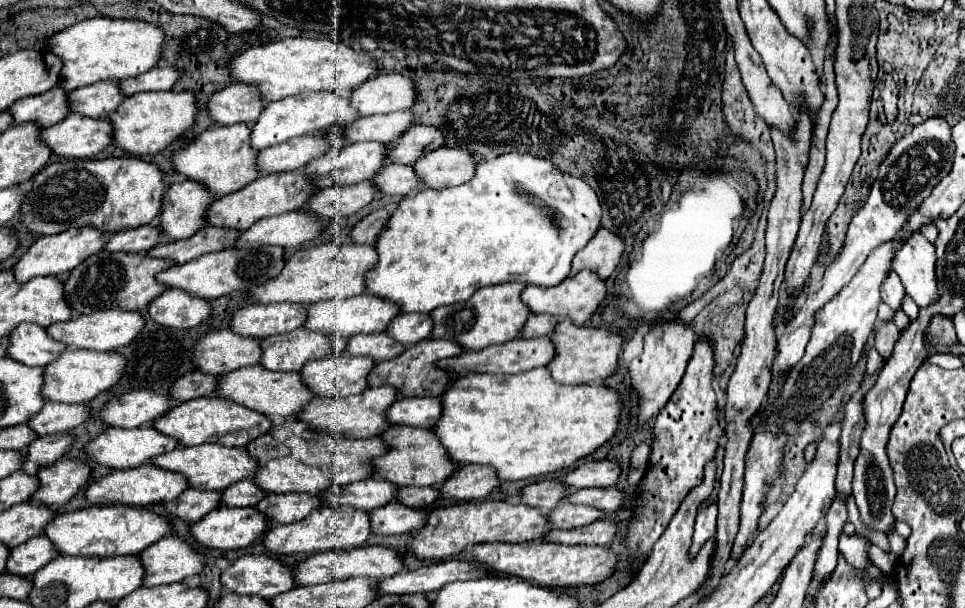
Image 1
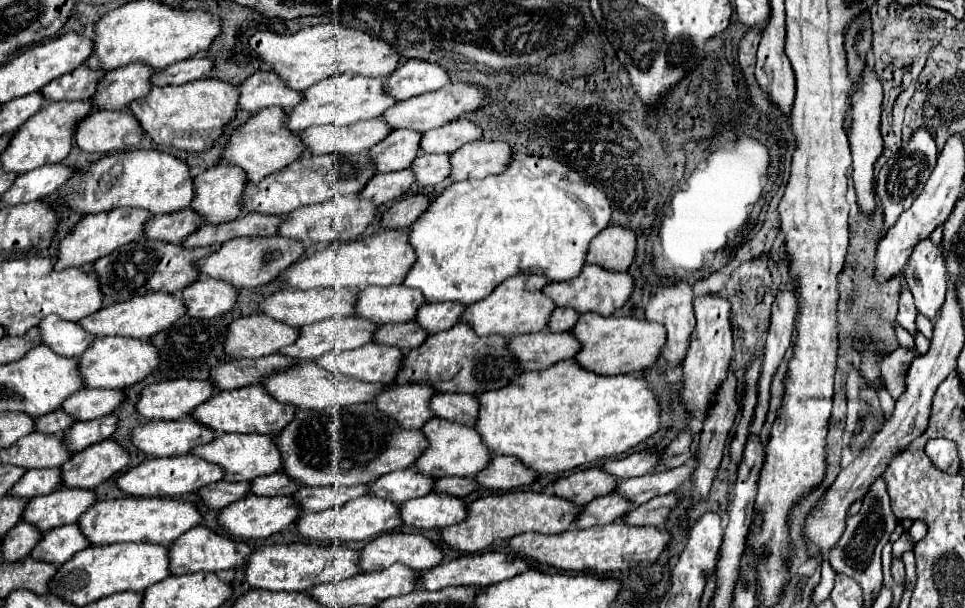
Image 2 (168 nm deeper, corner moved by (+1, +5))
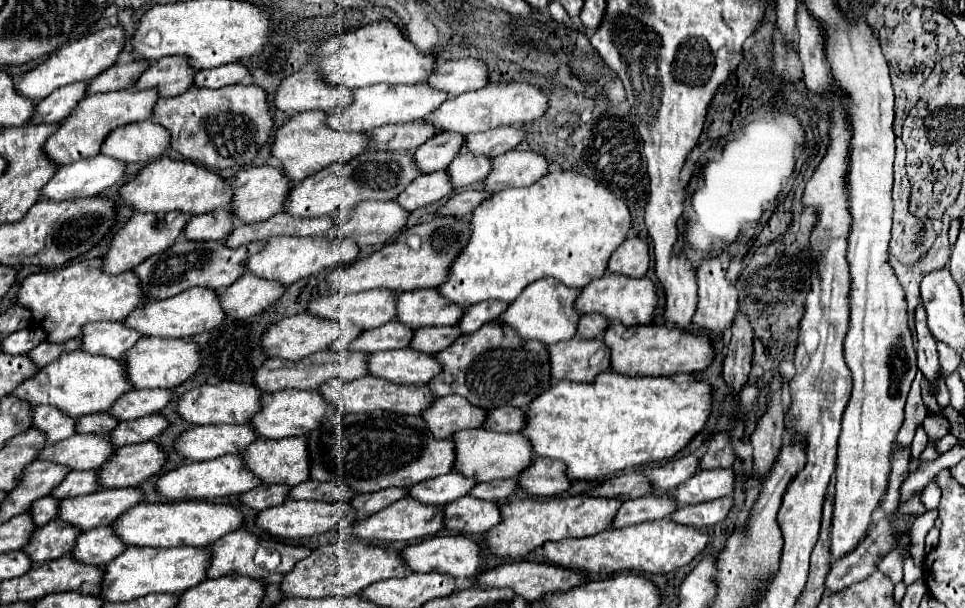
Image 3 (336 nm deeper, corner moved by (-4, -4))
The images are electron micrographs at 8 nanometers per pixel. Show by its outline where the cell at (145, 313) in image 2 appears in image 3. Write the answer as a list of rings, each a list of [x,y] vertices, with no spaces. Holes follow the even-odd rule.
[[[210,287],[188,289],[180,295],[168,299],[152,299],[142,309],[134,309],[134,313],[126,319],[126,325],[134,325],[134,329],[142,329],[146,337],[194,337],[198,333],[210,331],[226,319],[226,313],[218,301],[218,291]]]

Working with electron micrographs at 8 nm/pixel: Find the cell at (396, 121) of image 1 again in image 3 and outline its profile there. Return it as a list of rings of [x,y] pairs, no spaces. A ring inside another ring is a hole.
[[[508,81],[508,83],[490,83],[486,89],[480,91],[468,91],[460,93],[448,101],[444,101],[430,117],[428,121],[442,127],[444,131],[456,131],[456,133],[478,133],[486,129],[494,129],[500,125],[510,127],[522,127],[526,123],[536,121],[542,117],[548,109],[548,97],[546,93],[528,83],[528,81]]]

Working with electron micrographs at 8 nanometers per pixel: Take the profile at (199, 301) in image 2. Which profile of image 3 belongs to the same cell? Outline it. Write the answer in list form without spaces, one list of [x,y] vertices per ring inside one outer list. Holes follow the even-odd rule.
[[[246,273],[224,293],[220,293],[220,301],[230,319],[246,319],[268,309],[284,293],[286,293],[284,283]]]

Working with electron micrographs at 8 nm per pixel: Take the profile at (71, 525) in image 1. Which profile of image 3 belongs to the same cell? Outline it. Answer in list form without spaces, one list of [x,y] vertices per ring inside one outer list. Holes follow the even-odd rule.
[[[166,501],[166,503],[140,503],[128,513],[124,513],[112,527],[118,529],[118,535],[126,545],[136,547],[178,547],[178,545],[192,545],[192,547],[210,547],[220,537],[236,531],[244,525],[244,513],[232,505],[224,503],[208,503],[208,501]]]

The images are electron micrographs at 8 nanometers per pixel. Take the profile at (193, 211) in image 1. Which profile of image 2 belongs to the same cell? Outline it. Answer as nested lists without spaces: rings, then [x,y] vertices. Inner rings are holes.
[[[227,164],[211,166],[193,178],[195,196],[191,210],[201,216],[203,224],[221,224],[235,220],[241,214],[237,212],[237,200],[241,198],[245,186],[245,174],[241,168]]]

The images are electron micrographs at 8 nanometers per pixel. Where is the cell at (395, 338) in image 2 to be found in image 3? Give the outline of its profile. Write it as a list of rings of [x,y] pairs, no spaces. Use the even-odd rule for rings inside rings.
[[[452,325],[452,327],[422,327],[414,333],[412,347],[422,351],[422,353],[436,355],[436,353],[444,351],[446,347],[450,347],[460,335],[462,335],[462,329],[458,325]]]

